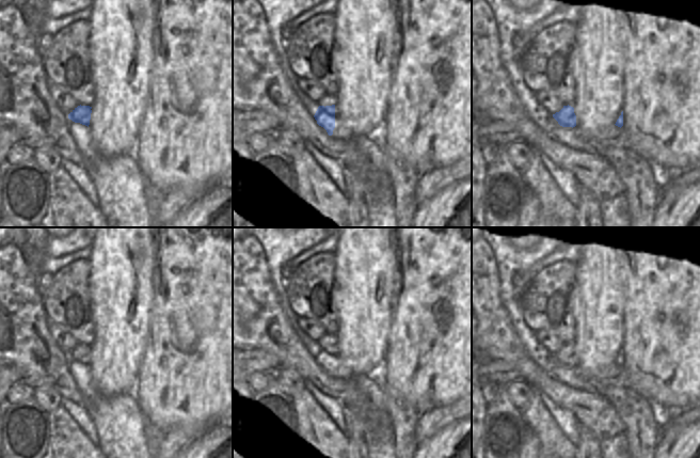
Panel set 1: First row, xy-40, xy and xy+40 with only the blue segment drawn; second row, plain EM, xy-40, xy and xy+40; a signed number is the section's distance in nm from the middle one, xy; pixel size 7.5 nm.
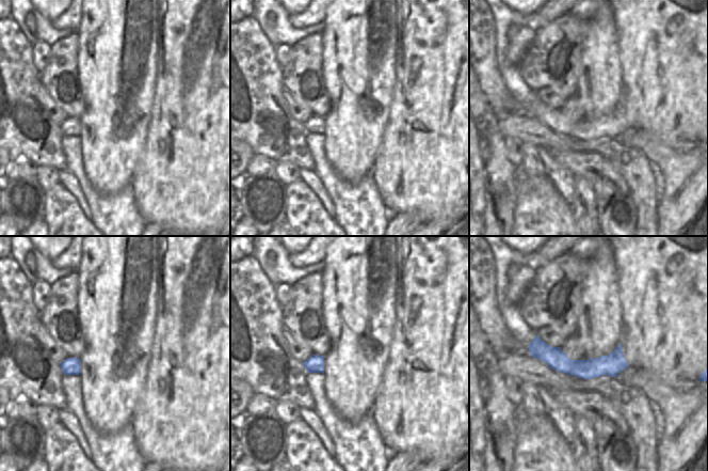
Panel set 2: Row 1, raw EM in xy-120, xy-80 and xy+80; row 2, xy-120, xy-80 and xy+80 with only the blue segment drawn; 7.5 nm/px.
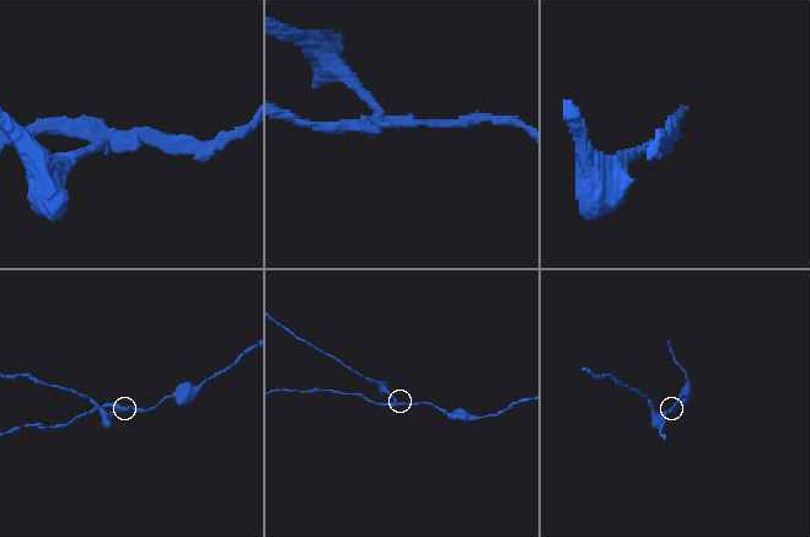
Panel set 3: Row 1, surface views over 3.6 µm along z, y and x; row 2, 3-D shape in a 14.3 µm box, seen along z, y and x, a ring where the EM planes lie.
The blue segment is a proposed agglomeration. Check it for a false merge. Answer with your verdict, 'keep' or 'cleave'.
cleave

